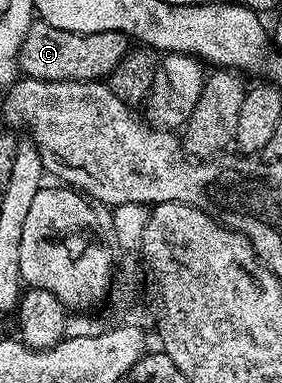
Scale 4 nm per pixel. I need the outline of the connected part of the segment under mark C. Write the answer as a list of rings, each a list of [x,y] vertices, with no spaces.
[[[36,22],[31,25],[31,29],[25,34],[25,40],[21,42],[21,50],[17,57],[17,68],[24,77],[33,80],[98,80],[102,81],[104,78],[110,77],[111,71],[120,64],[129,51],[128,37],[122,36],[119,32],[70,32],[69,30],[57,30],[57,26],[49,26],[42,22]]]

